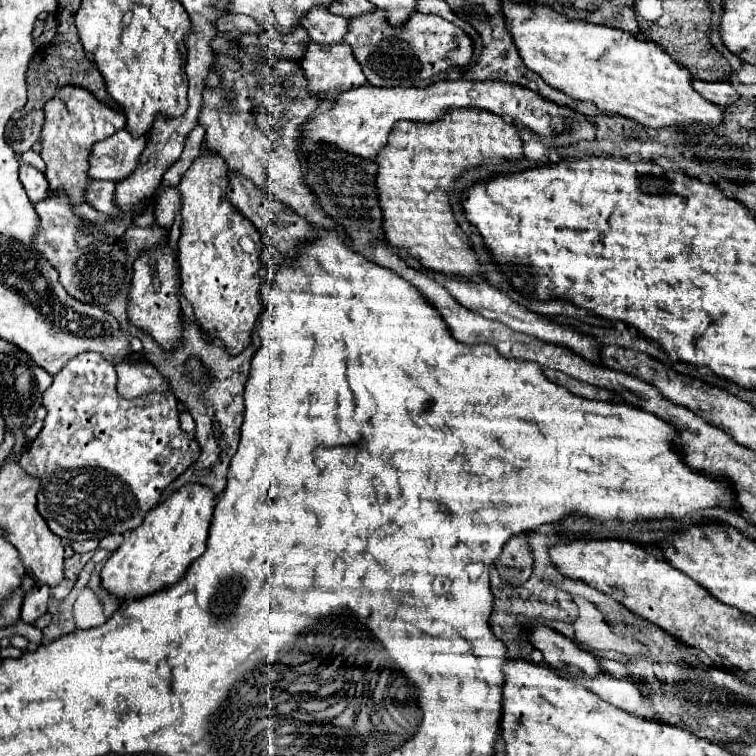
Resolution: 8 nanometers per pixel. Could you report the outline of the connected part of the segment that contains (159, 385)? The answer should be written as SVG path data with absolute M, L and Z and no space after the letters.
M118 361L114 367L118 375L116 389L124 399L136 399L140 395L148 395L154 391L168 393L168 385L162 379L162 375L146 361Z

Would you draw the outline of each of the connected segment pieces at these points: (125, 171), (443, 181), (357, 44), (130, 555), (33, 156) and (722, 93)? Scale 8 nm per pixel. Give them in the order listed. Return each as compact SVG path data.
M126 129L114 133L110 139L98 141L96 145L92 145L88 159L90 179L114 183L126 179L138 167L138 159L140 153L144 151L144 145L146 145L144 137L134 139Z
M450 109L446 117L434 121L432 125L414 125L408 121L400 121L398 125L394 125L394 133L390 133L386 149L382 149L382 153L378 153L378 157L374 159L378 161L378 203L382 205L382 231L386 235L386 241L394 249L408 251L430 271L466 277L478 275L478 261L470 251L468 239L454 221L452 209L448 205L448 189L452 187L454 179L470 167L484 163L502 165L504 161L516 161L520 157L522 139L516 125L484 109Z
M376 9L362 17L348 19L348 33L344 39L362 65L370 85L376 87L408 87L416 79L436 79L448 67L468 65L472 57L472 39L456 25L436 15L414 13L402 29L386 23L386 15Z
M188 483L178 489L164 503L154 507L140 527L124 537L122 547L112 553L100 571L102 587L120 601L134 601L134 597L146 597L178 583L190 563L206 551L214 505L214 493L202 485Z
M28 150L27 152L20 155L18 162L19 164L26 163L28 165L32 165L41 172L44 172L46 169L45 163L40 157L40 155L33 152L32 150Z
M694 79L694 89L702 93L702 97L714 105L730 105L738 99L736 89L726 83L726 81L716 81L716 83L706 83L700 79Z

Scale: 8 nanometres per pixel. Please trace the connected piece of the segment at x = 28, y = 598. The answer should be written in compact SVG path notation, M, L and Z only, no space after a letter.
M34 585L26 595L22 603L22 621L34 623L38 617L46 613L50 599L50 587L48 585Z

